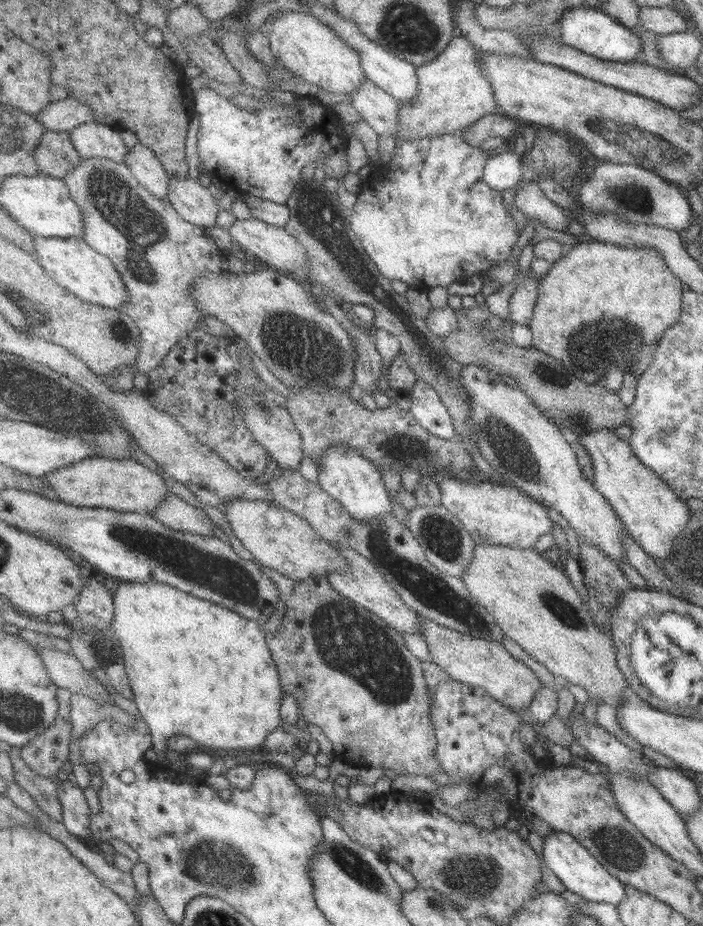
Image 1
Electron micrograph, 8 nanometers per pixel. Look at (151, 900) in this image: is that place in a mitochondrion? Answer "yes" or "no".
no

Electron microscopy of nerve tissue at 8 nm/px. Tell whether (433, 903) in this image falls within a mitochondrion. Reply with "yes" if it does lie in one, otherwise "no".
yes

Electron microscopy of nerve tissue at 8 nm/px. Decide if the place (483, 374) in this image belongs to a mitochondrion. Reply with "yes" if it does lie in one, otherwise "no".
no

